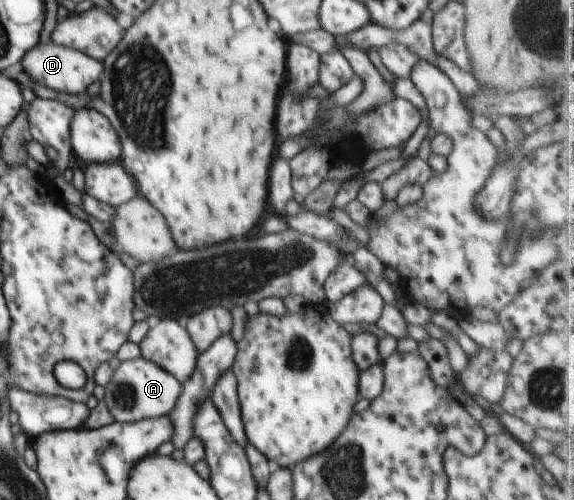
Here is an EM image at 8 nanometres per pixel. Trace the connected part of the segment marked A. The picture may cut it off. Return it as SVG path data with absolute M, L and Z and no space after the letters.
M138 355L136 359L122 360L110 383L104 388L106 400L103 401L115 416L115 420L127 423L168 416L175 407L183 386L167 370Z

